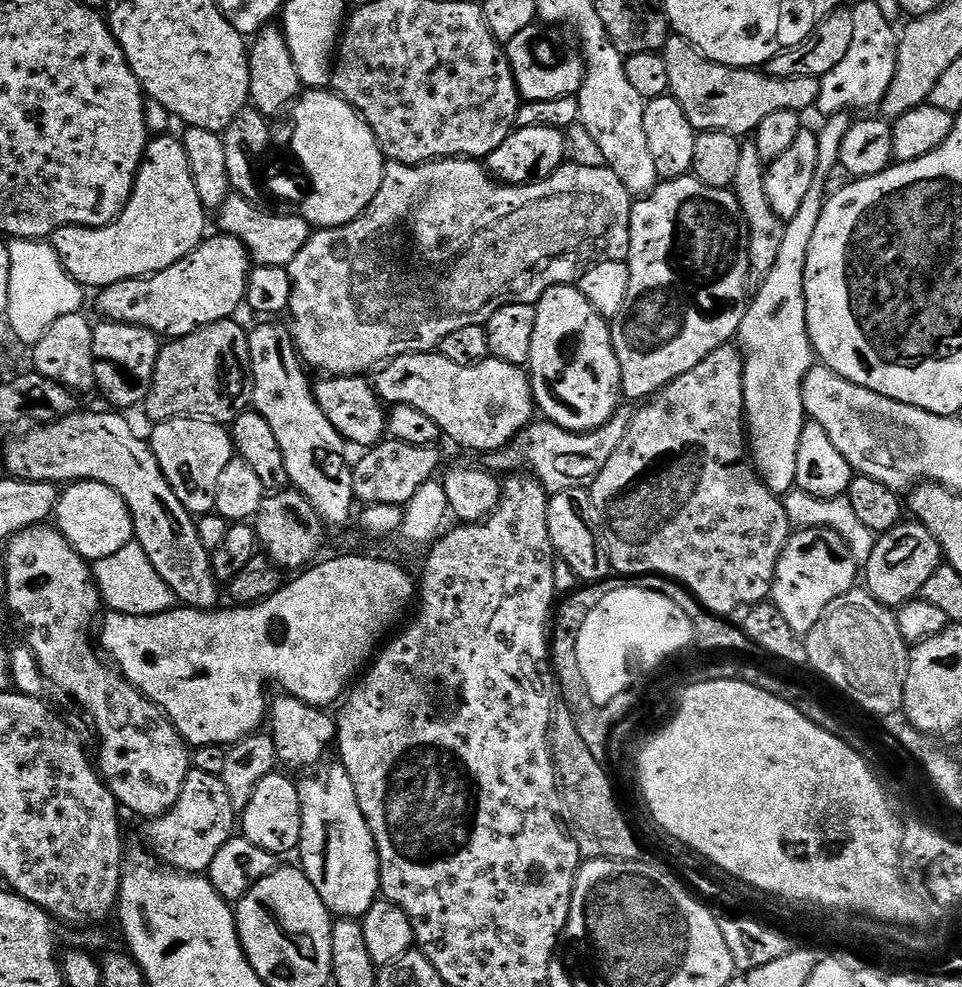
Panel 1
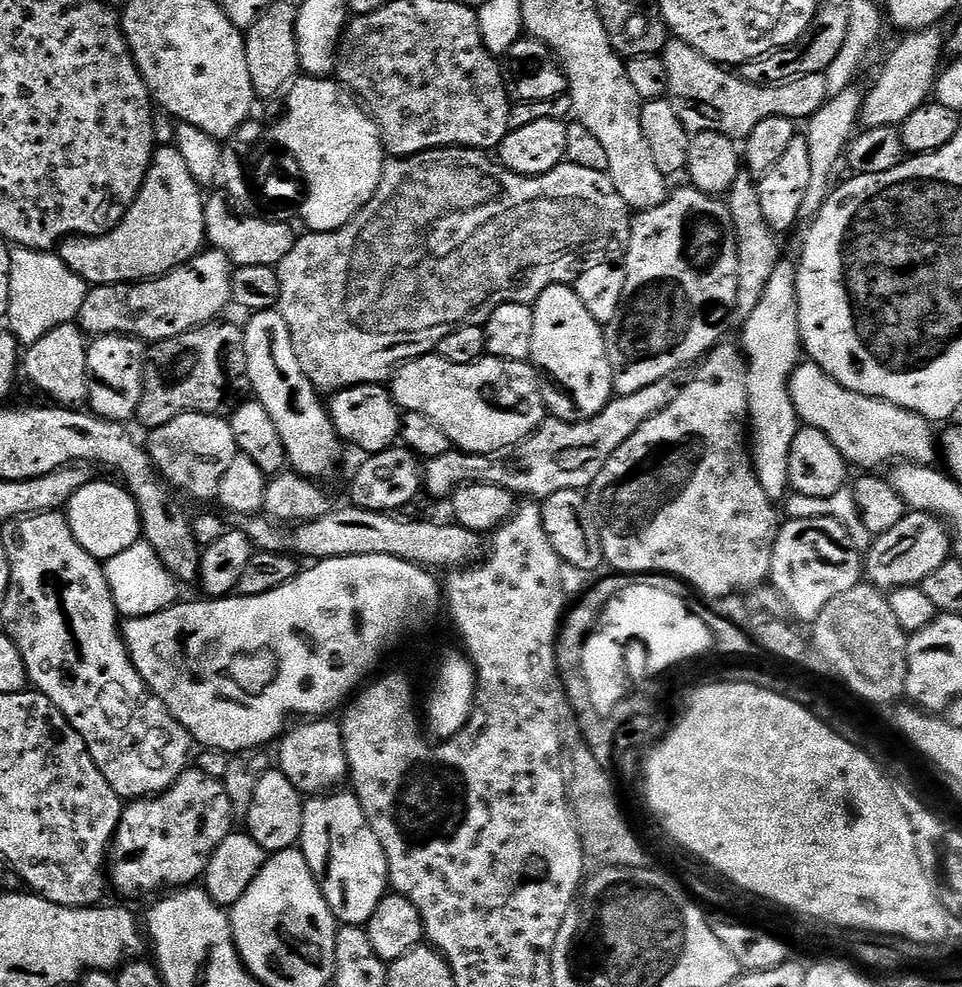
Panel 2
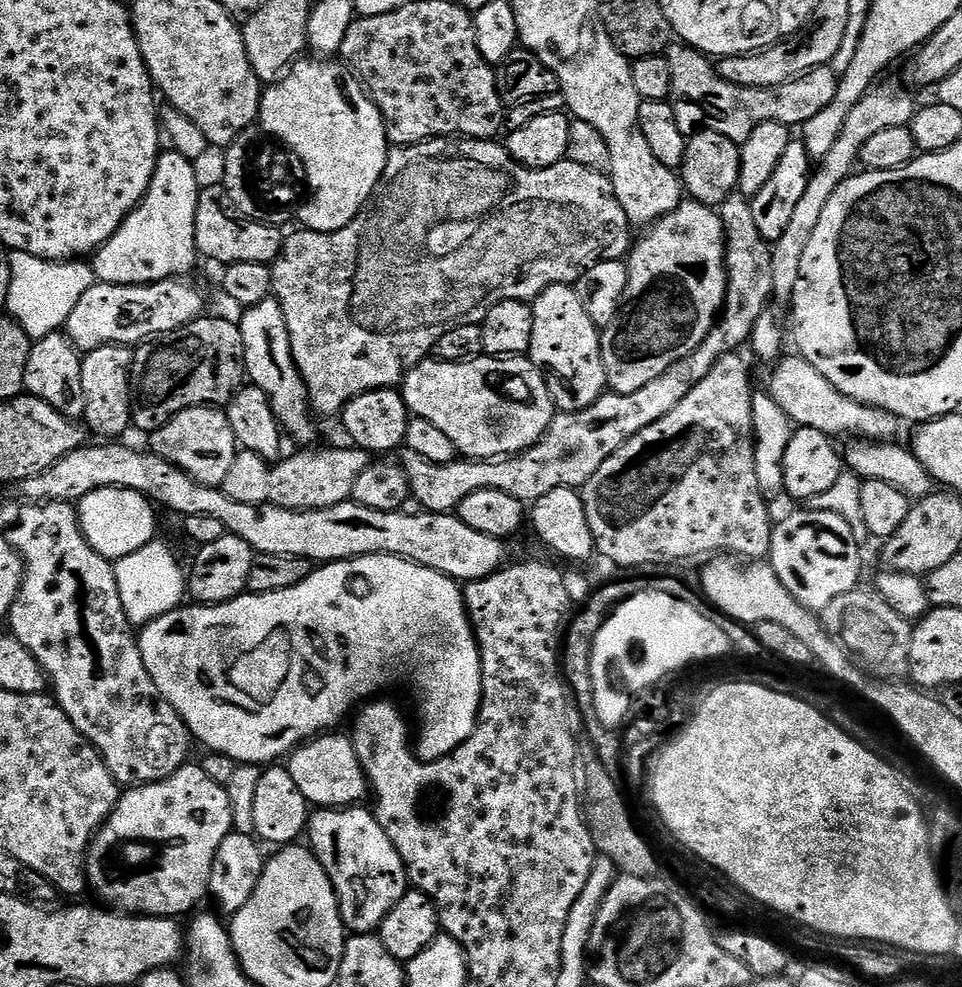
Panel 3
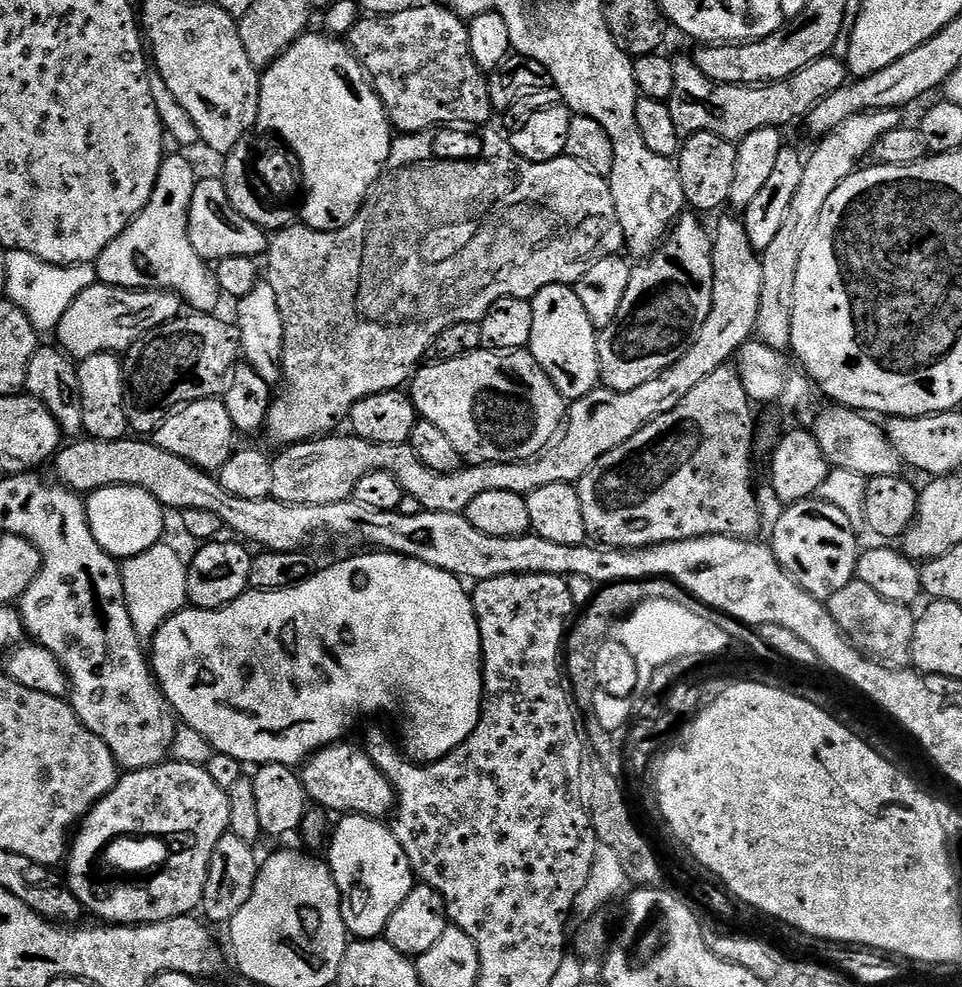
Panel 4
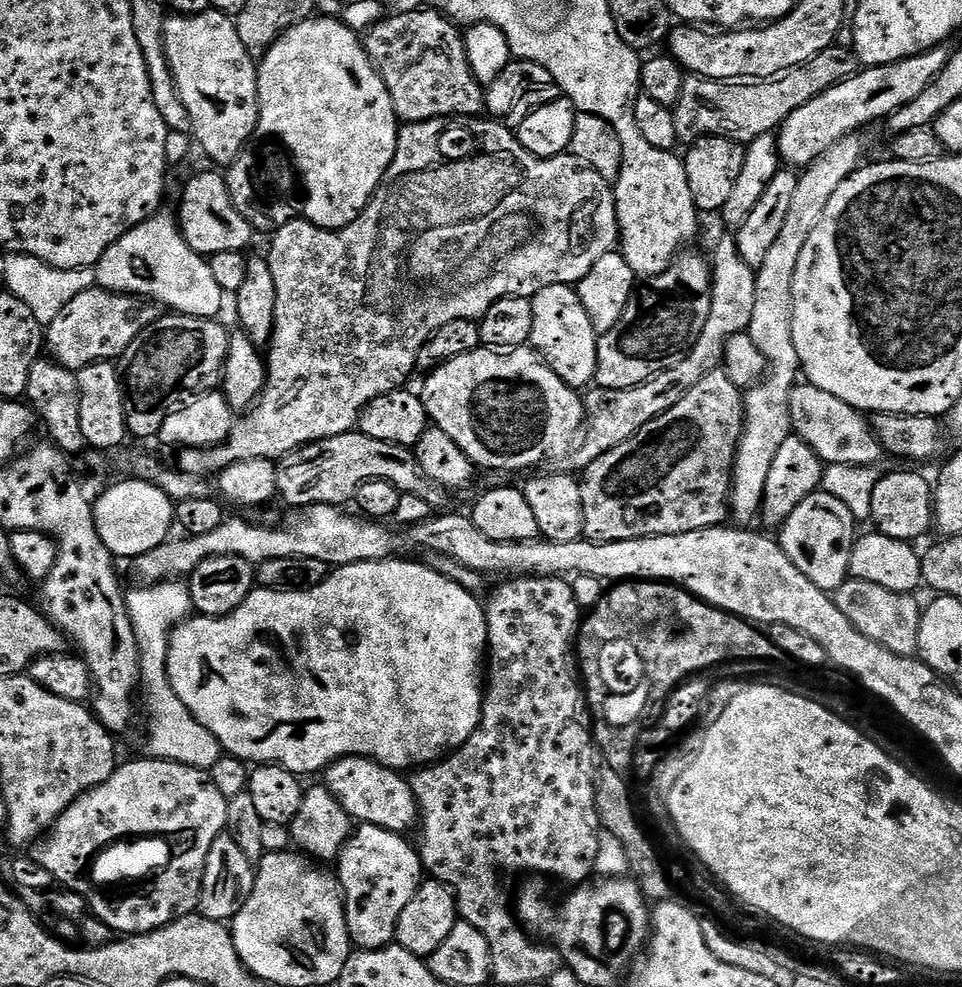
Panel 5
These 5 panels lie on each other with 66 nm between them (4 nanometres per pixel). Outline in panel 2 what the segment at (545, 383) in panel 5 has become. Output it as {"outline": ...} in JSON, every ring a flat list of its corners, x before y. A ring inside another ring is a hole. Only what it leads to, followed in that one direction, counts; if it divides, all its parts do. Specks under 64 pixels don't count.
{"outline":[[438,354,407,360,390,377,390,391,396,405,404,412,421,412,426,418,434,418,461,452,500,454,536,431,546,418,544,395,540,389,541,377,531,363,522,360,499,360,485,355,473,364,452,364]]}

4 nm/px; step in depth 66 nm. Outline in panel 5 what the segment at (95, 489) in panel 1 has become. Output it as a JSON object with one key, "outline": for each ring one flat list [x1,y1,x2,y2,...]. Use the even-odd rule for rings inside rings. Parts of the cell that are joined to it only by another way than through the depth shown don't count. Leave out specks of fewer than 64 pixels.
{"outline":[[124,478,121,484,108,488,100,497,95,497,94,511,96,513,96,529,102,538,102,542,108,547,113,557,129,556,135,558,162,546,169,539,168,531,174,528,174,501,170,499,158,486,150,482]]}

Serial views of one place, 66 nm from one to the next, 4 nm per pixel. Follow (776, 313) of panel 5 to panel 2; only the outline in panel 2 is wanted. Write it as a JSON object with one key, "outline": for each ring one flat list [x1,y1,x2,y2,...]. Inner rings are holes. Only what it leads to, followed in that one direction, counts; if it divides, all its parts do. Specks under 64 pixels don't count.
{"outline":[[933,26,931,28,922,28,918,32,907,33,903,38,904,41,893,50,888,56,888,61,884,64,884,69,880,72,880,77,876,80,876,85,872,88,872,93,865,95,863,97,862,103,860,105,860,119,859,123,863,125,864,128,894,128,904,123,906,118,910,118,910,114,914,114,914,110,918,110,924,104,929,103,930,97,933,95,934,89,936,87,936,82,938,79,938,73,941,71,942,63,940,64,940,59,943,58,944,52,946,56,946,36,945,33,940,33,941,29,939,27]]}

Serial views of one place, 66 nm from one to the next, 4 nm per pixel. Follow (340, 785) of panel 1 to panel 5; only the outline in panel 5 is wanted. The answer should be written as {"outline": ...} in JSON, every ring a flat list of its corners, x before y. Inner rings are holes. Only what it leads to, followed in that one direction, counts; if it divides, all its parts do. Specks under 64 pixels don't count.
{"outline":[[360,824,339,854,338,879,344,893,344,913,348,933,352,935,352,943,357,949,386,948,393,943,398,918,402,910,406,910,406,902,410,902,410,898,414,898,414,894,420,889,422,877,425,875,424,866,420,862,420,853,413,845,411,848,404,839,401,833,382,830,373,824]]}

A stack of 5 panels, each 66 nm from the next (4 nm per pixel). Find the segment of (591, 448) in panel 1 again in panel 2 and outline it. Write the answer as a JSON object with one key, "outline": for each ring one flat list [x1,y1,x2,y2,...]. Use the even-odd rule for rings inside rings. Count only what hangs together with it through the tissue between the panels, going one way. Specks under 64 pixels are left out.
{"outline":[[667,376,638,390,638,394,616,396,589,420,572,424,569,420,545,418,536,431,515,444,507,454,453,450,438,458,424,460,423,487,432,496,448,498,457,488,463,488,466,484,489,484,502,486,502,490,517,497,535,498,540,502,558,494,558,490,587,490,591,488,594,478,602,474,602,466,606,466,614,450,618,450,618,446,622,446,622,442,626,442,626,438,630,438,630,434,634,434,642,422,670,406,678,391,678,384,674,381,672,376]]}

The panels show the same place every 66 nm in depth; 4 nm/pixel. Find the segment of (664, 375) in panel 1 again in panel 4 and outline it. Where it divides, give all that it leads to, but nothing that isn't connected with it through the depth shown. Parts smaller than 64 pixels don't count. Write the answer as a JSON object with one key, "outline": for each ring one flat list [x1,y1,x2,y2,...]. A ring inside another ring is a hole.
{"outline":[[696,214,681,215,662,247,633,267,630,286,620,307,623,315,598,336,603,387,625,392,642,386,642,382,650,382,674,366,702,334,702,326,710,318,714,294,714,236,699,219,703,220]]}

